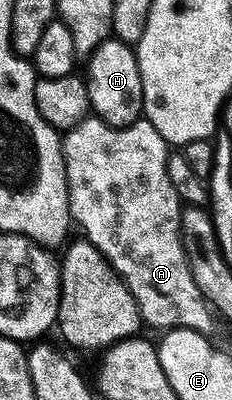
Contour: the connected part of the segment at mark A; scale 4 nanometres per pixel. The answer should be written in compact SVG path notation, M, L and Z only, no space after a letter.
M87 117L80 121L80 125L65 132L61 141L73 222L82 226L81 234L96 245L100 253L104 253L104 257L131 290L136 305L139 306L143 324L147 328L187 327L193 331L210 333L215 316L203 299L196 281L192 281L192 269L188 269L180 234L184 204L172 181L168 181L168 145L164 137L156 133L156 129L145 117L139 117L127 127L109 127L103 119Z

